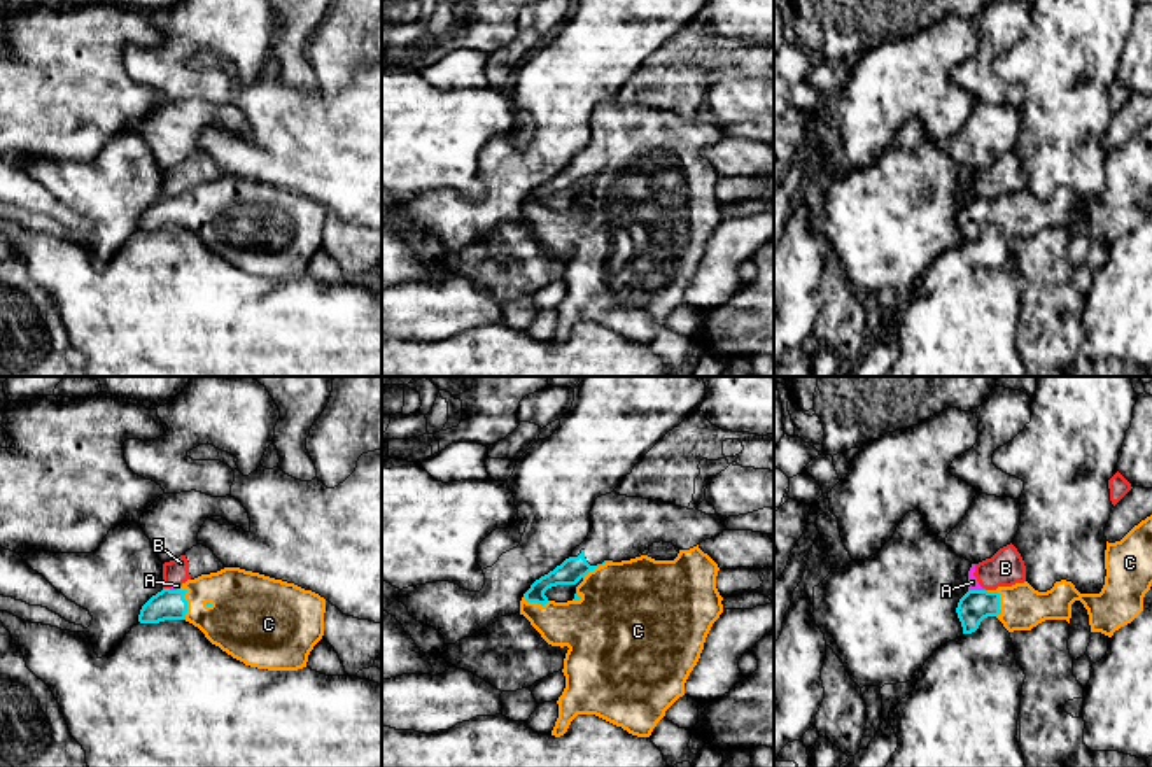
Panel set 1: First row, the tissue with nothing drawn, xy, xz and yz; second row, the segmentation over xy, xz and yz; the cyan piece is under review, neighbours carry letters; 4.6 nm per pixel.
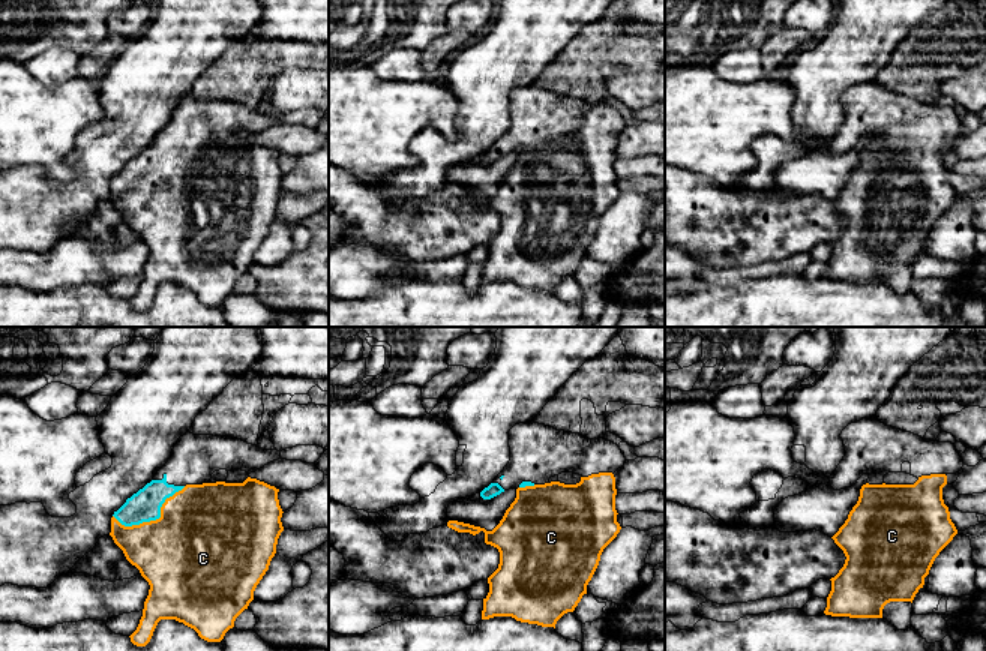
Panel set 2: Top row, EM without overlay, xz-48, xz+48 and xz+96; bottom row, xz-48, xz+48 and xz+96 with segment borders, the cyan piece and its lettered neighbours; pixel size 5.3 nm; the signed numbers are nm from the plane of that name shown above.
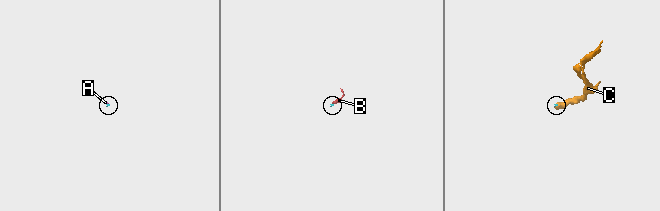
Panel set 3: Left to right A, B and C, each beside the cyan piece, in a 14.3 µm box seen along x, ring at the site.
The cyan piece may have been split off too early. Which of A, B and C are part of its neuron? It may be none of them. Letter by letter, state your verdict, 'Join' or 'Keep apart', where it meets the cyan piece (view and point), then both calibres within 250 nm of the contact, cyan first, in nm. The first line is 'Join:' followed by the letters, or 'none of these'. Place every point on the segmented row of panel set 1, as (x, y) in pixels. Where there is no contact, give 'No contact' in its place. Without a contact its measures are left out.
Join: C
A: Keep apart. Touches cyan at yz (977, 591). Thickness 150 nm (cyan) against 50 nm
B: Keep apart. Touches cyan at xy (167, 589). Thickness 140 nm (cyan) against 120 nm
C: Join. Touches cyan at yz (998, 599). Thickness 150 nm (cyan) against 200 nm

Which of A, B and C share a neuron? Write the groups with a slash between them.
A B / C

